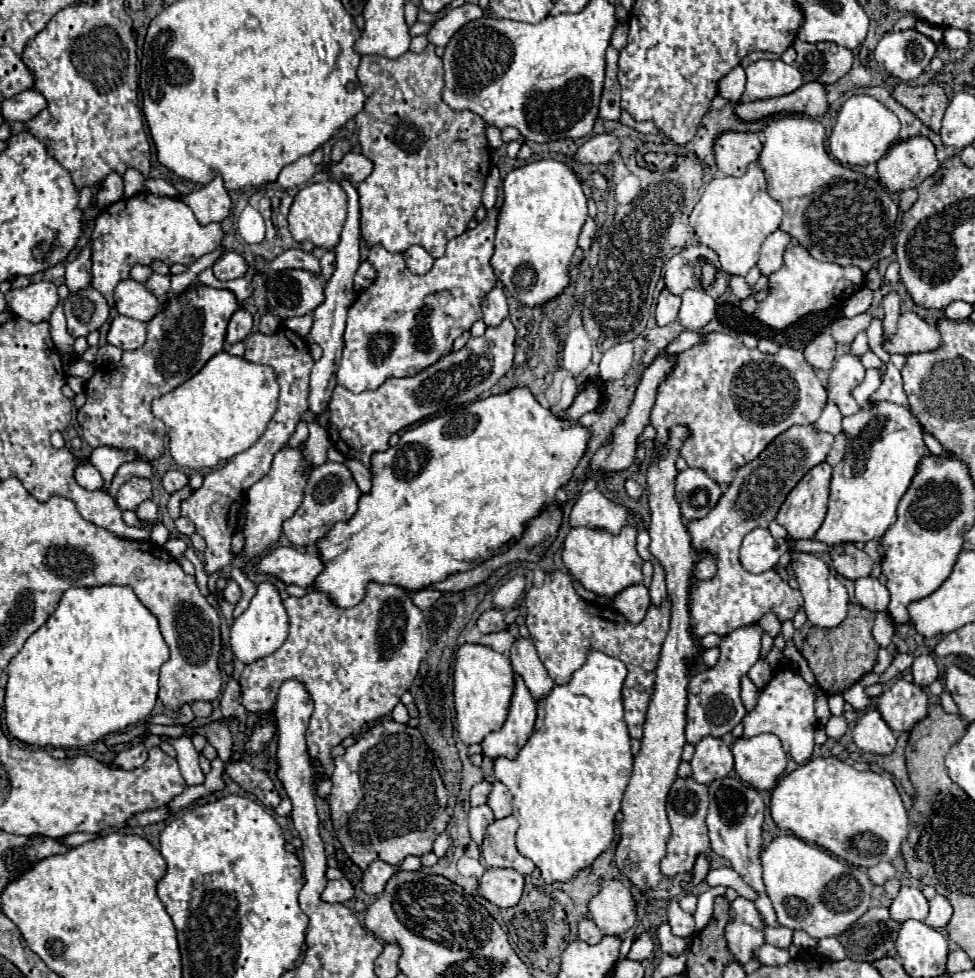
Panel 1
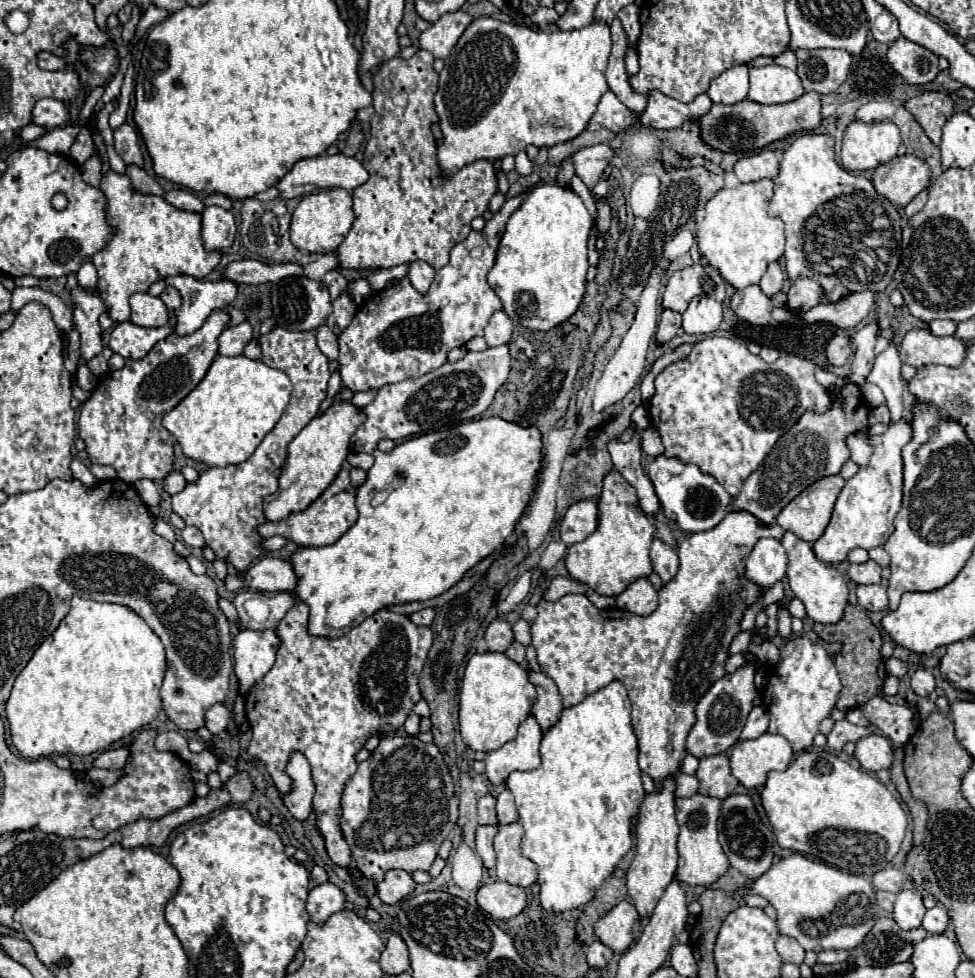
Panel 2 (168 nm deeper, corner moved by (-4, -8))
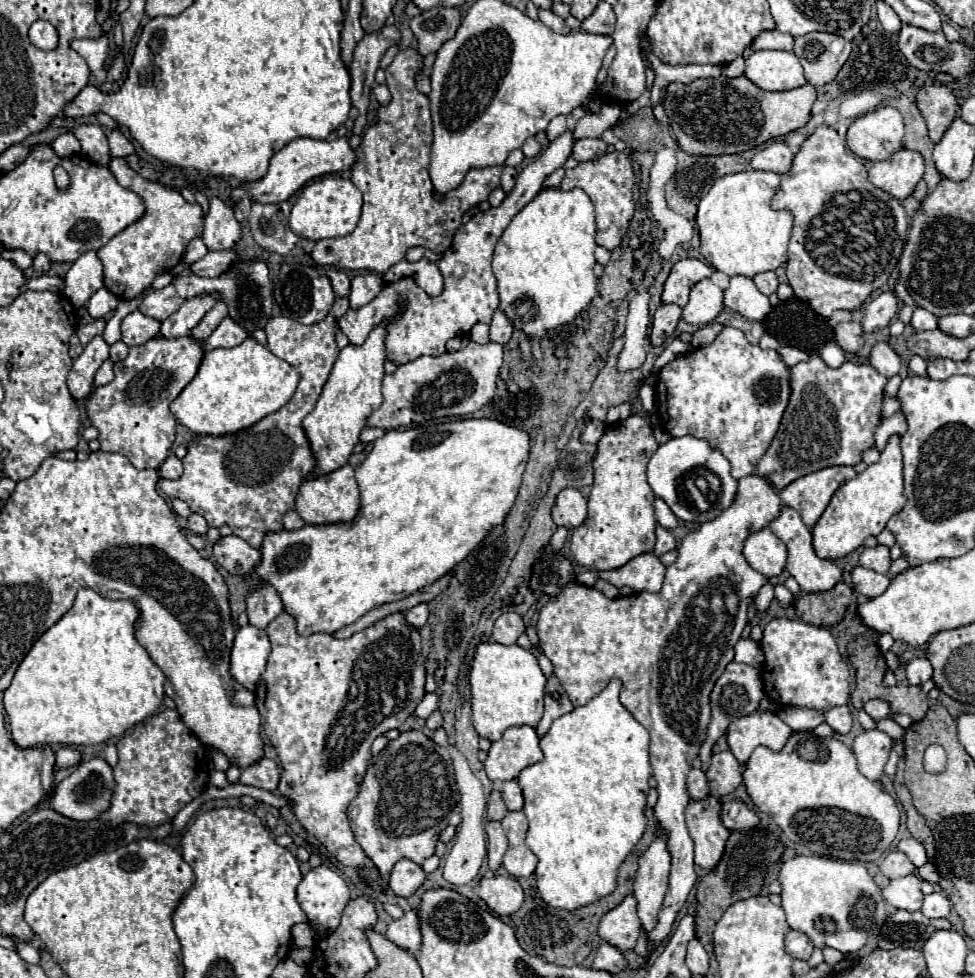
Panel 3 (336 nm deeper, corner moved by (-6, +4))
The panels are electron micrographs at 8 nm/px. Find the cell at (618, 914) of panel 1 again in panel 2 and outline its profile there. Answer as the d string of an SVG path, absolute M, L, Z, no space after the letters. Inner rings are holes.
M620 902L606 916L596 922L596 936L602 944L612 948L612 952L626 952L632 942L632 930L638 926L638 912L630 902Z

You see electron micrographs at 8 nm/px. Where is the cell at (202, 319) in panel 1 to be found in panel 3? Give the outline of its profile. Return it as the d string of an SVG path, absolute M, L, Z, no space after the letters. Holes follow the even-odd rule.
M156 336L142 346L132 346L126 360L114 364L114 380L102 388L94 388L94 392L88 396L86 402L86 416L92 422L92 426L98 430L100 450L126 456L132 462L132 466L138 470L144 468L158 470L162 462L168 458L168 452L176 436L176 418L170 414L168 406L184 390L184 386L190 384L190 380L196 376L202 358L204 358L204 346L194 336L182 336L172 340Z

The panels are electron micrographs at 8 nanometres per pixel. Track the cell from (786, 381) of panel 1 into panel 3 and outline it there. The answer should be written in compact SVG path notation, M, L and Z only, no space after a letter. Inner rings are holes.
M726 326L712 344L668 362L654 386L656 412L670 436L706 438L732 464L736 480L750 476L770 446L790 402L790 366L776 350L752 346L744 332Z

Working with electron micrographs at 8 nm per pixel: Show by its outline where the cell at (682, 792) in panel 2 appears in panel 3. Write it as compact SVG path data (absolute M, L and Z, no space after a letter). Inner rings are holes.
M692 768L688 772L688 794L694 798L694 800L702 800L706 798L708 794L708 780L706 780L706 774L698 768Z

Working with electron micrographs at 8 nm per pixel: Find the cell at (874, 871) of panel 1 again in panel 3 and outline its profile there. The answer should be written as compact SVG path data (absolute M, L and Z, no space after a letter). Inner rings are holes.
M888 852L886 858L880 864L880 872L886 874L890 880L892 878L900 878L900 876L908 876L916 870L916 866L906 858L906 854L902 852Z

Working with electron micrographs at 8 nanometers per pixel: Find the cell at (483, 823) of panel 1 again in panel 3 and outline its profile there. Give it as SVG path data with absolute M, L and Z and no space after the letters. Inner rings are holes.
M486 822L486 836L488 836L488 866L496 872L502 864L502 858L508 848L508 840L504 836L500 822Z

